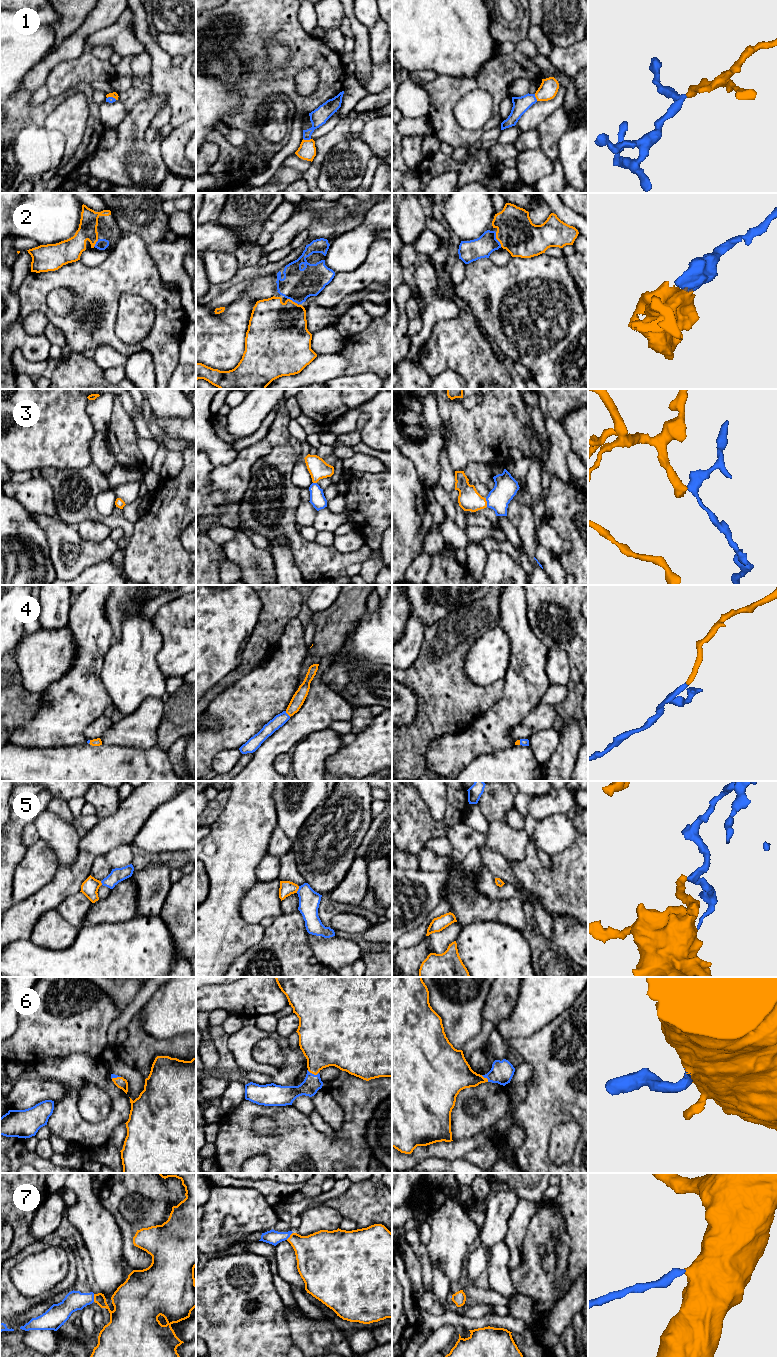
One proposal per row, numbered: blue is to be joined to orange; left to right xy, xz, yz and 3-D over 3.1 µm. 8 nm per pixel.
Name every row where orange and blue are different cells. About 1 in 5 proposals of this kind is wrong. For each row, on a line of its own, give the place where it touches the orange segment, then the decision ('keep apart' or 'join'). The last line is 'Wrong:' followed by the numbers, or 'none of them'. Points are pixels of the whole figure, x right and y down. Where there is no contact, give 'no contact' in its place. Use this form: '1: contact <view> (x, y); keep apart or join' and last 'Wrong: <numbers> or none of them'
1: contact xz (307, 140); join
2: contact yz (496, 238); join
3: contact yz (486, 502); join
4: contact xz (288, 714); join
5: contact xz (298, 888); join
6: contact xz (313, 1073); join
7: contact xy (94, 1298); join
Wrong: none of them

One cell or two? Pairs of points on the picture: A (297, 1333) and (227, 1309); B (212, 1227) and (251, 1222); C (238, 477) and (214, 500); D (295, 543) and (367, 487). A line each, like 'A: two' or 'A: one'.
A: two
B: one
C: two
D: two

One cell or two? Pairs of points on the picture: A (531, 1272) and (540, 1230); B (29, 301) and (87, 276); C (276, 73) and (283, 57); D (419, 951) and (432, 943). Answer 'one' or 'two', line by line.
A: one
B: one
C: one
D: one

